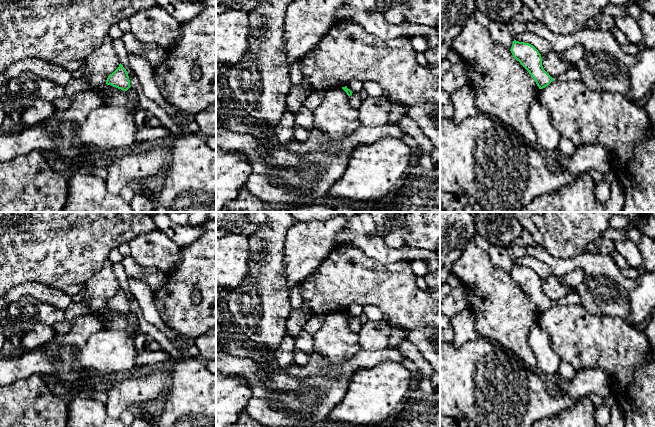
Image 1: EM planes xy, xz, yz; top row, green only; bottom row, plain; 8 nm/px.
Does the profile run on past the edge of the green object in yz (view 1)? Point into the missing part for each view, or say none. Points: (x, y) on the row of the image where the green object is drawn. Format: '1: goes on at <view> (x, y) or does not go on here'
1: does not go on here

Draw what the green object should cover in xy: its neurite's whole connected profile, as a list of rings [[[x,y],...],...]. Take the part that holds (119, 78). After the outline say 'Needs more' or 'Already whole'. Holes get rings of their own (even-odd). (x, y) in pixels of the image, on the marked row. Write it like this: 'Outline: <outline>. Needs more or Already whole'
Outline: [[[121,63],[119,67],[108,76],[106,84],[123,91],[127,91],[131,87],[128,73]]]. Already whole

